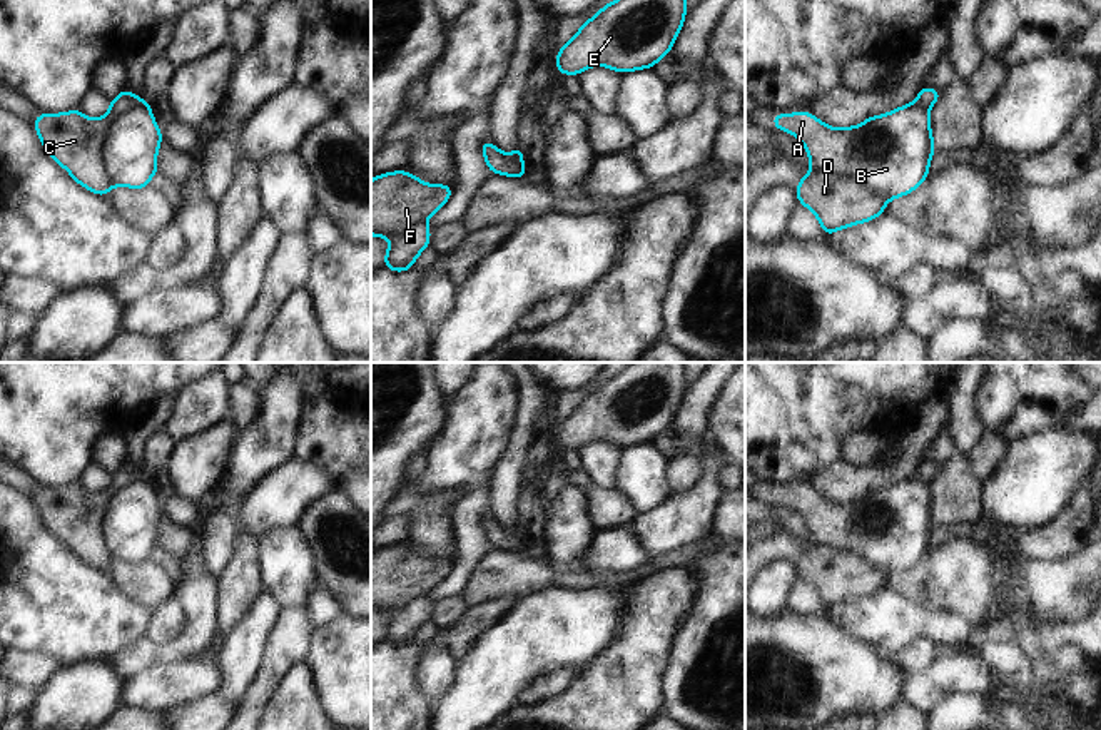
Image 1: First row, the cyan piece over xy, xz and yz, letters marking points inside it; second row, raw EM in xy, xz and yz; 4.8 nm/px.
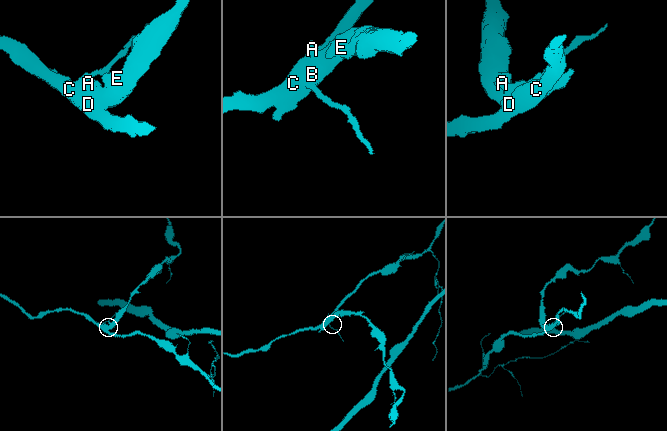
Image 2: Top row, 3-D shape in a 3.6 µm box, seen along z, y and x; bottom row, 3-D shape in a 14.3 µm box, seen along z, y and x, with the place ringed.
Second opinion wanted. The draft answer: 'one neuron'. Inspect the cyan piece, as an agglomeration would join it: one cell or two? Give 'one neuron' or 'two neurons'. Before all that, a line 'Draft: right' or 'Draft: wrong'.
Draft: wrong
two neurons

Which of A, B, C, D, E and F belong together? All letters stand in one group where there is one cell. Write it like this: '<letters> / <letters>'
A B E / C D F

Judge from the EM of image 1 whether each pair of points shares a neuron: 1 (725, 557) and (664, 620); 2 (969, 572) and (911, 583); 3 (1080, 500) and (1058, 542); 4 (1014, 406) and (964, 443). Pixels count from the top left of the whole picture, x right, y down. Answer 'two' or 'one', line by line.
1: two
2: one
3: one
4: two

